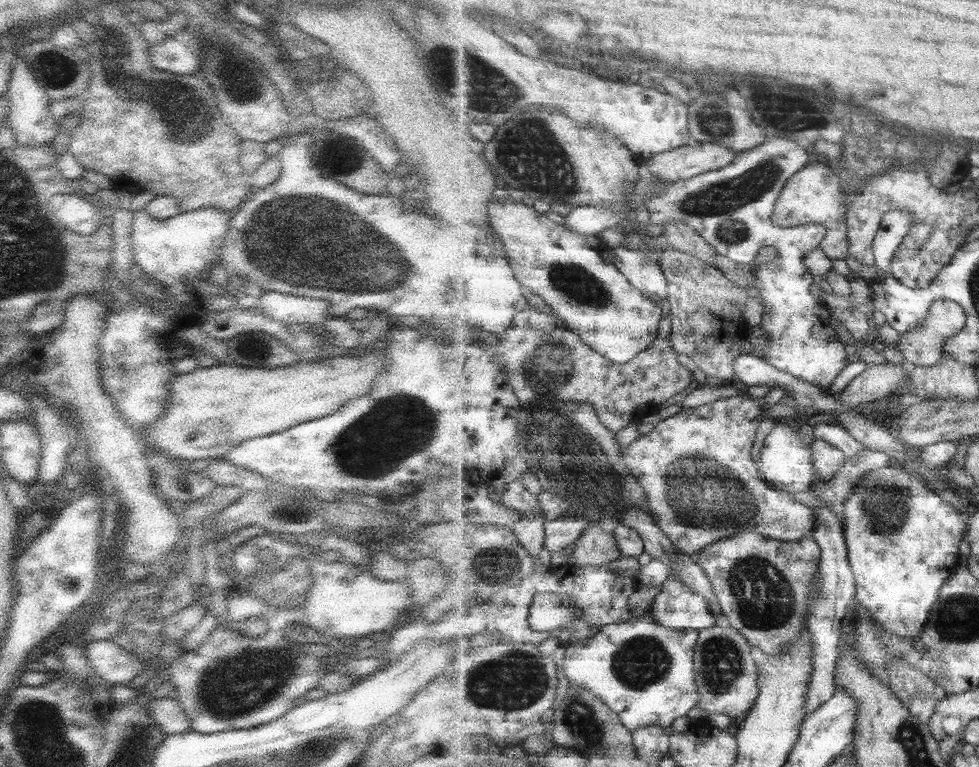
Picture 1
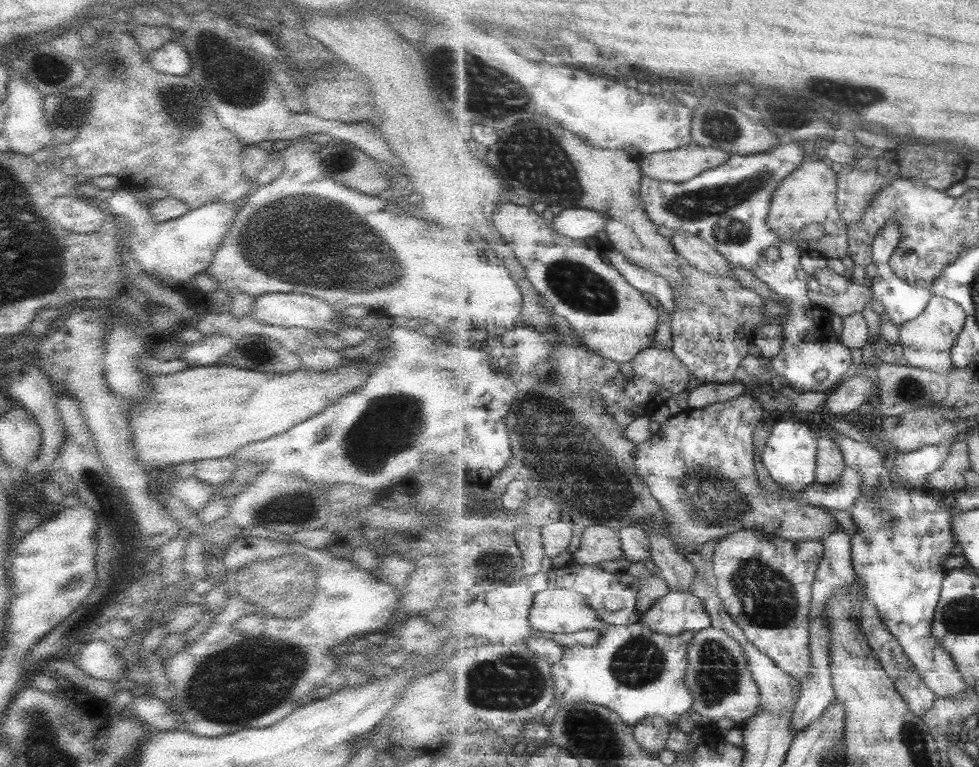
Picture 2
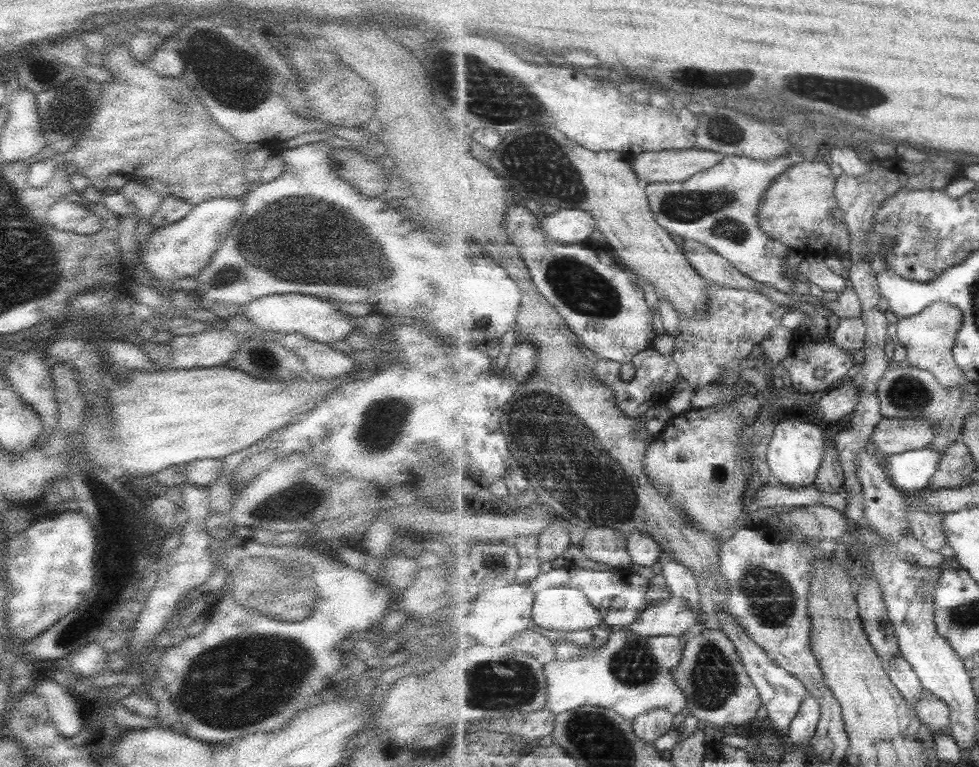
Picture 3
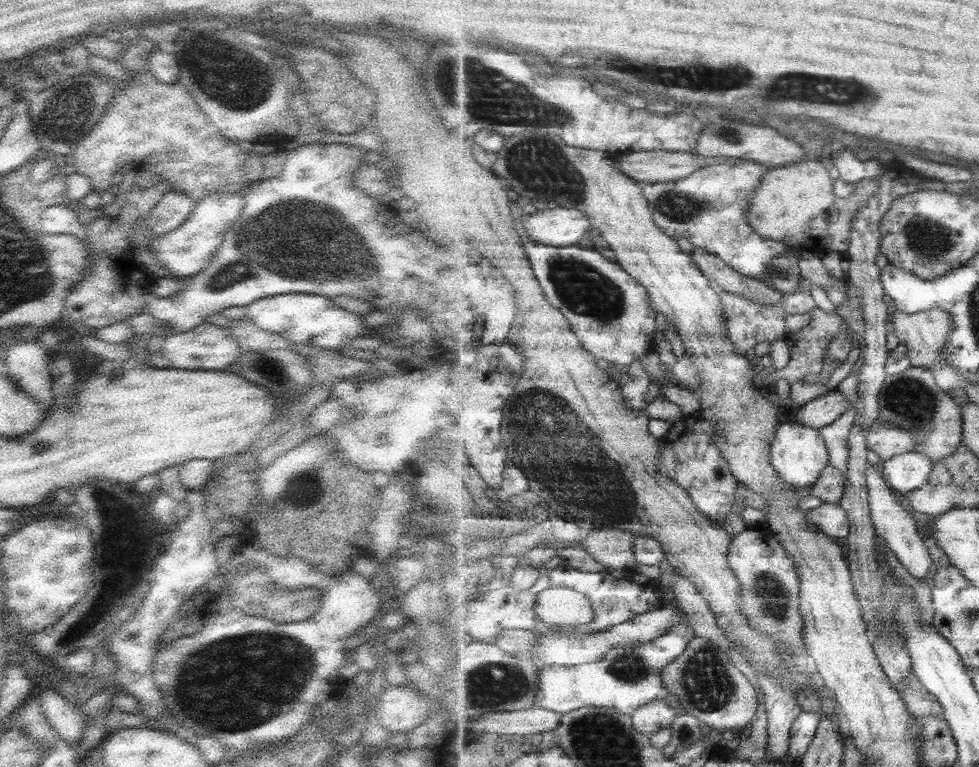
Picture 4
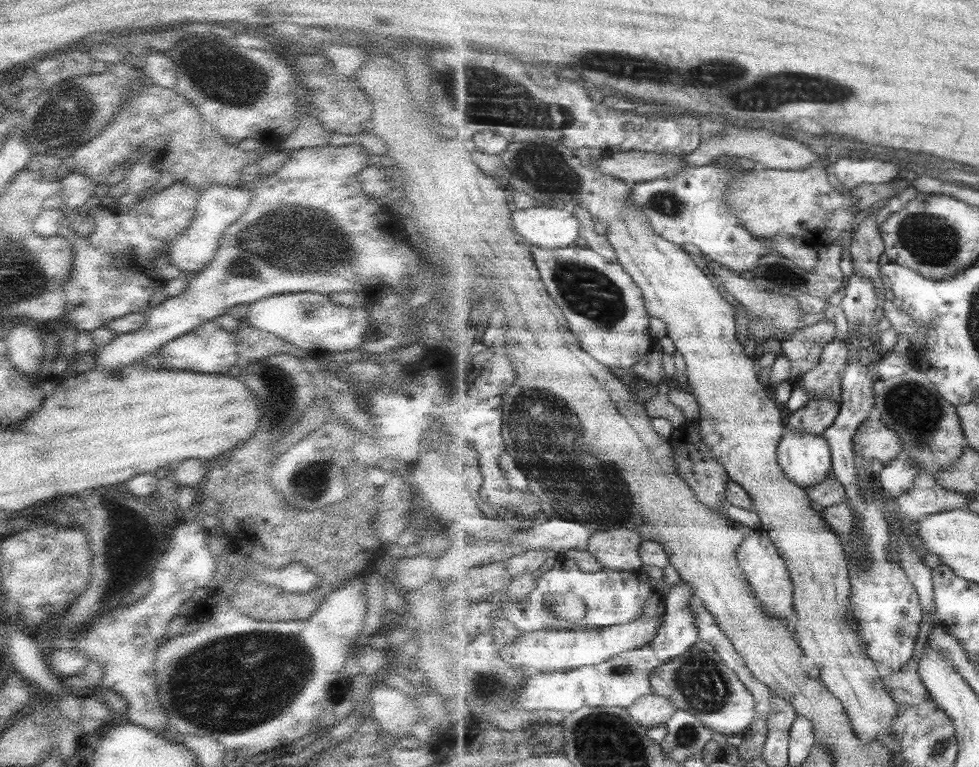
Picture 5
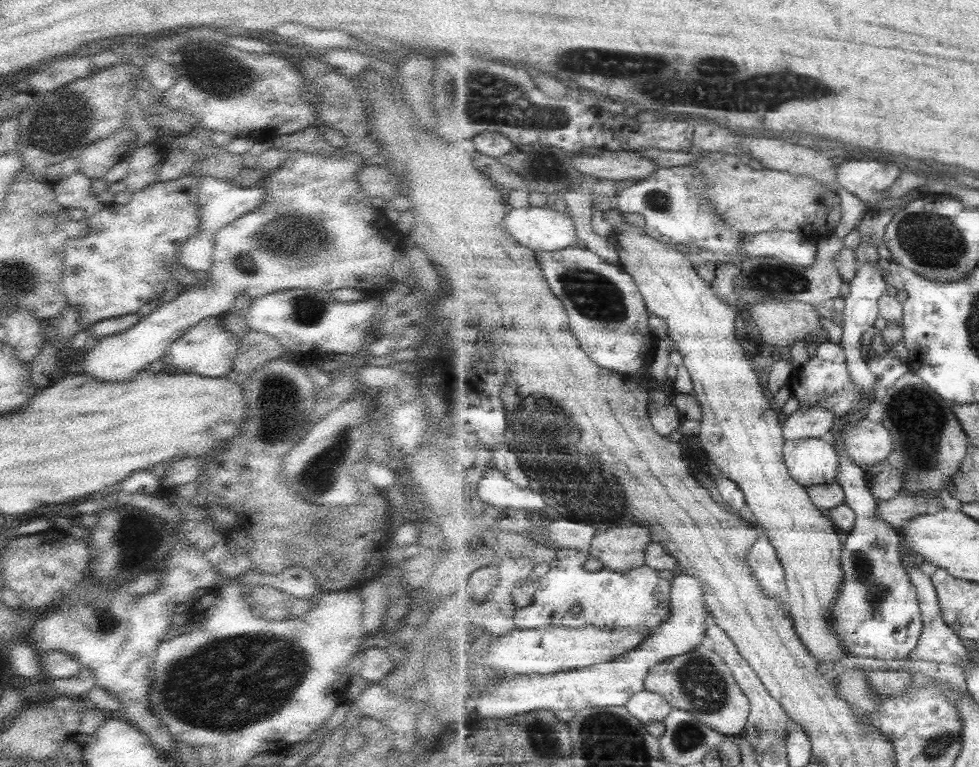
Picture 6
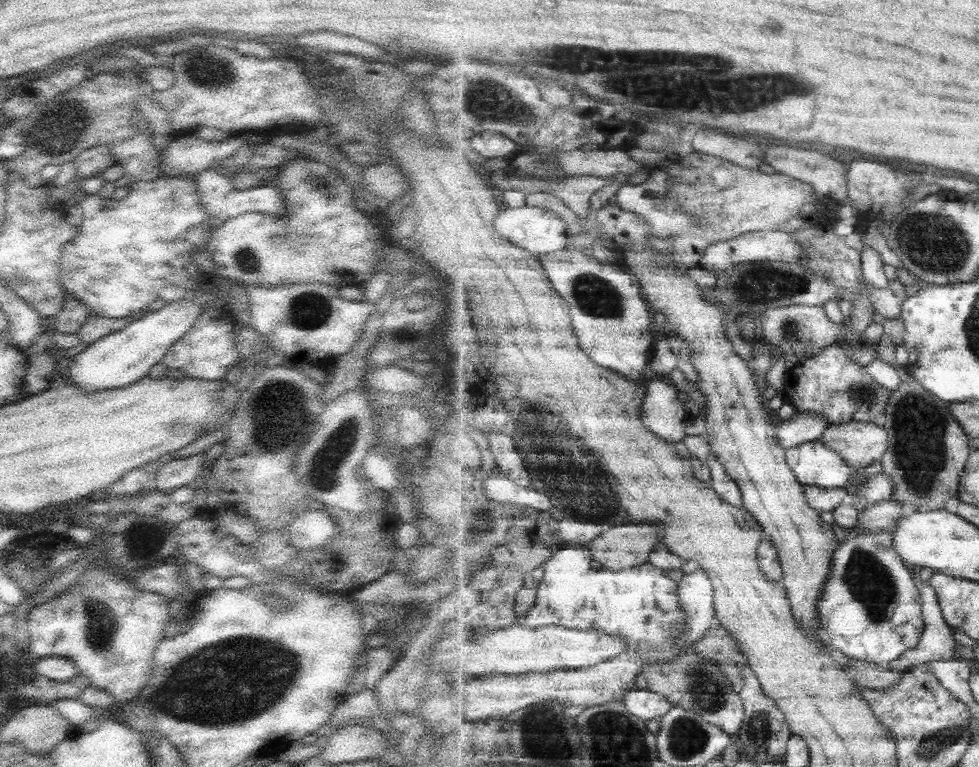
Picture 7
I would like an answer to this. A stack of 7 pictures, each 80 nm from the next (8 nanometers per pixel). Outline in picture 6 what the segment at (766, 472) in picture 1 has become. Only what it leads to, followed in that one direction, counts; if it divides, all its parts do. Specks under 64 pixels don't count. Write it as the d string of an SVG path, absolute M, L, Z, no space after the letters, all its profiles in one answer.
M827 437L786 441L784 461L792 477L806 487L839 480L840 453Z

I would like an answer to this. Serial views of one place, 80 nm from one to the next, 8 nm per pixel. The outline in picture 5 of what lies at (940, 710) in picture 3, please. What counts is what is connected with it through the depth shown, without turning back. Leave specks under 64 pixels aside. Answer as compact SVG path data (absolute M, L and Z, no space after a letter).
M913 658L905 668L893 674L885 673L882 679L886 687L892 692L893 698L900 704L919 706L930 702L932 696L923 684L920 672L920 663Z

